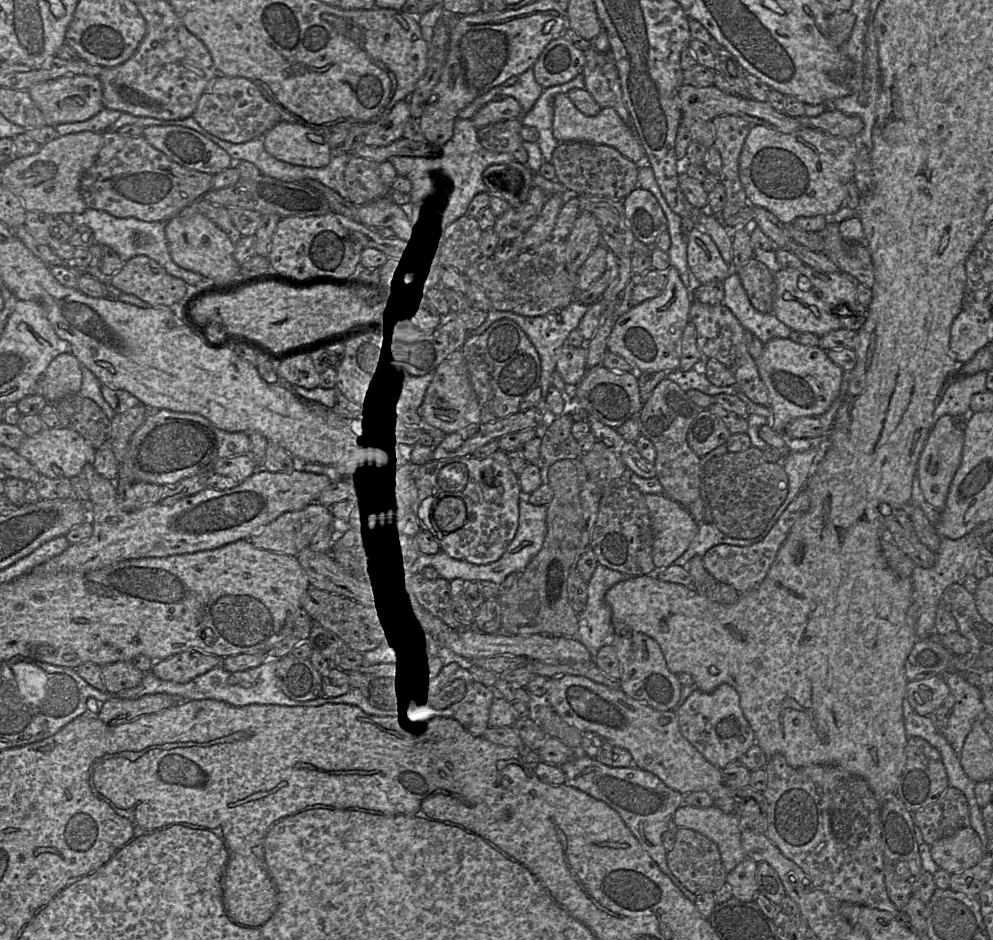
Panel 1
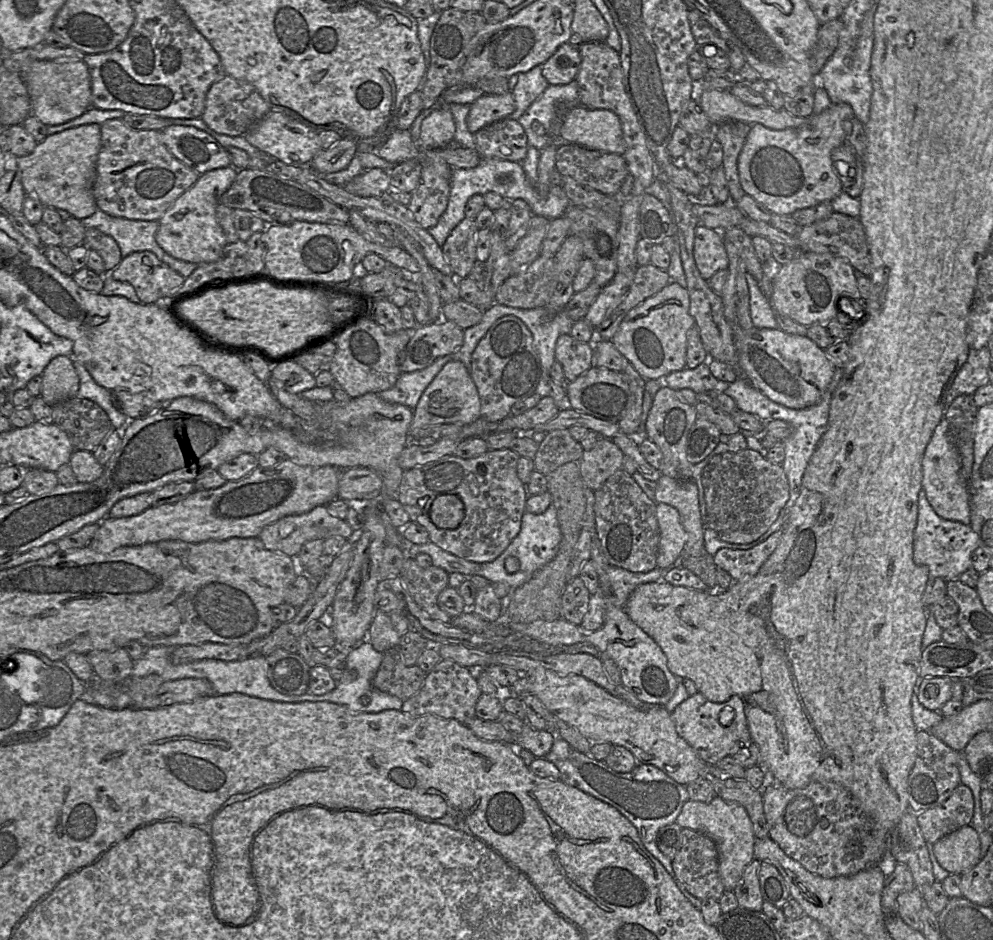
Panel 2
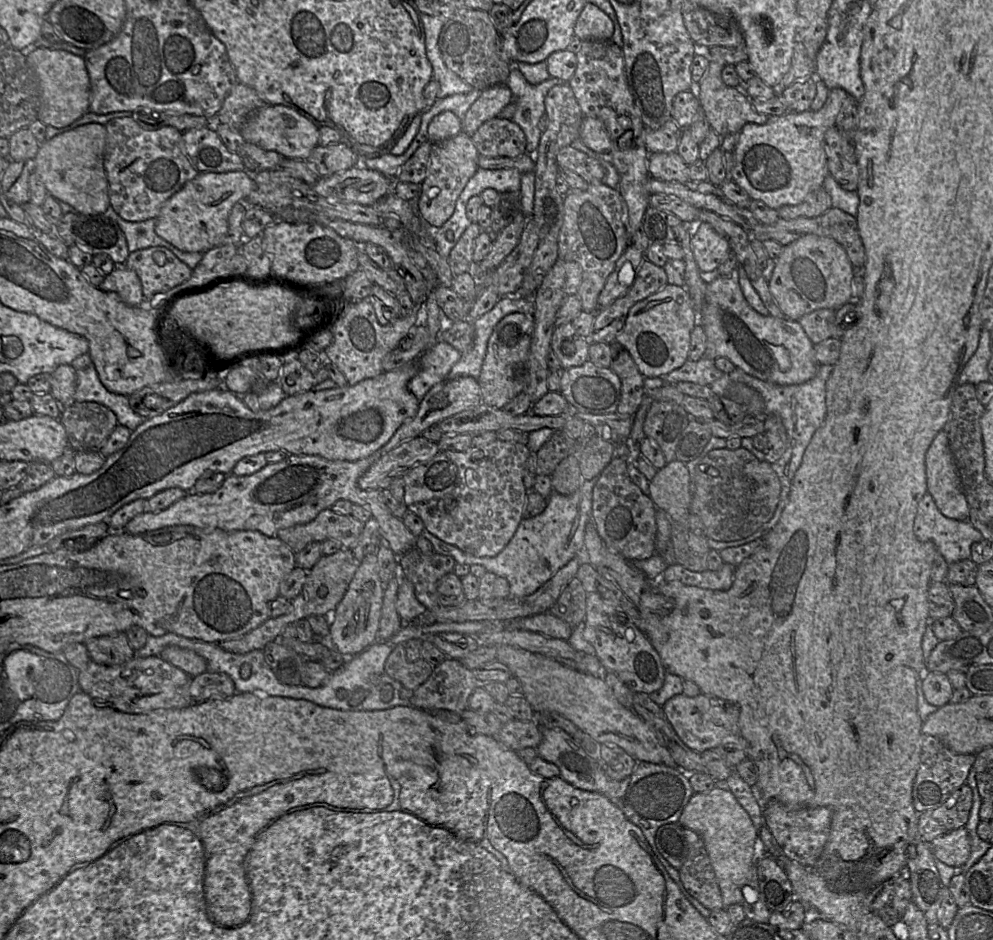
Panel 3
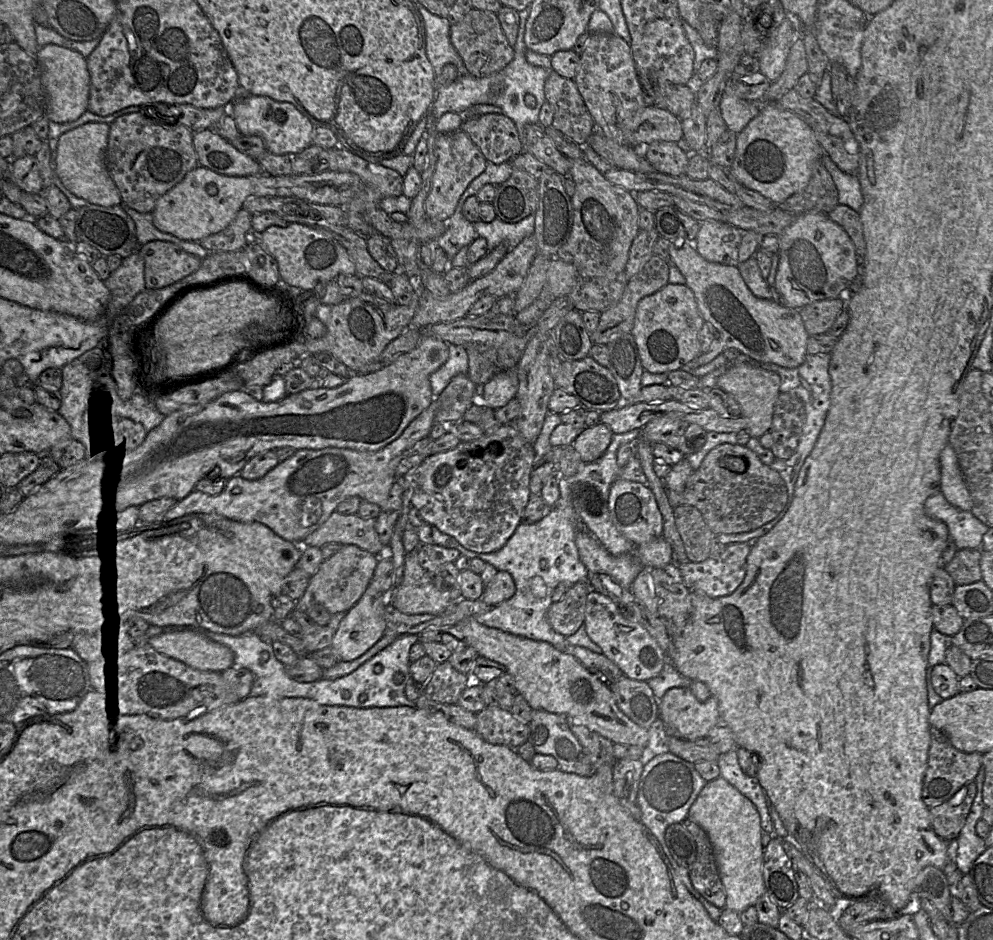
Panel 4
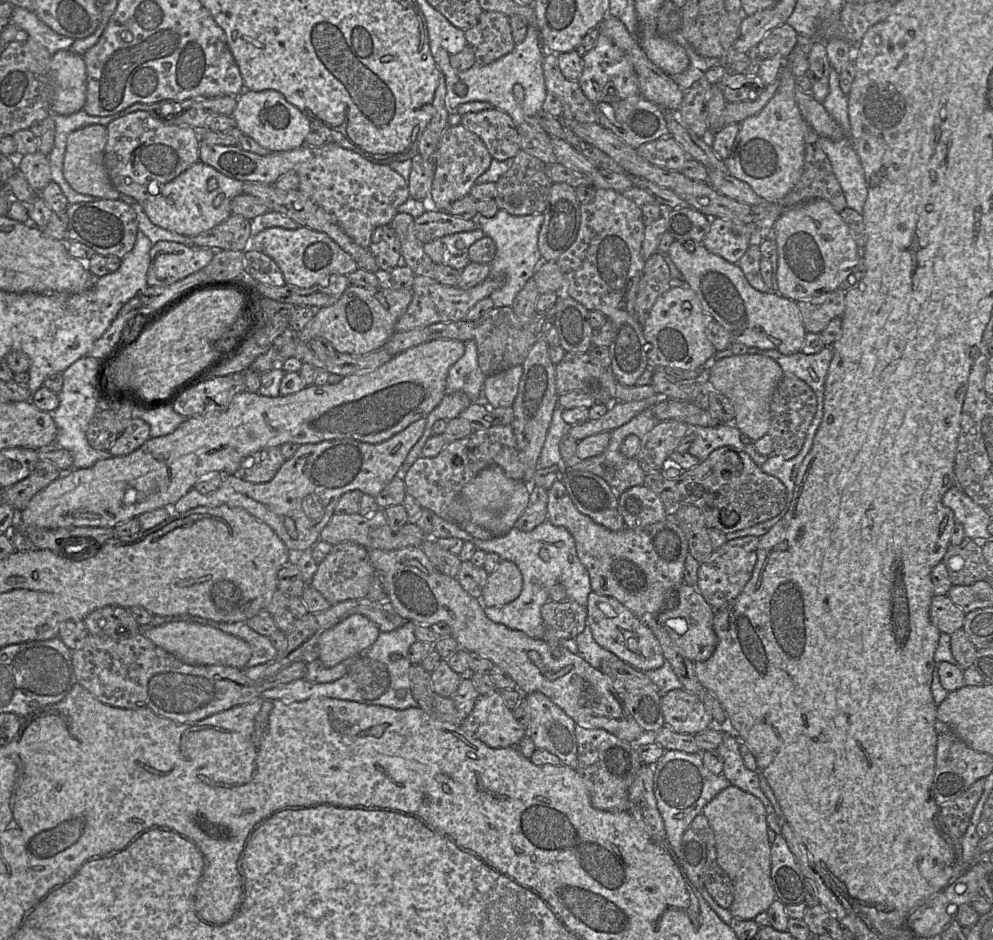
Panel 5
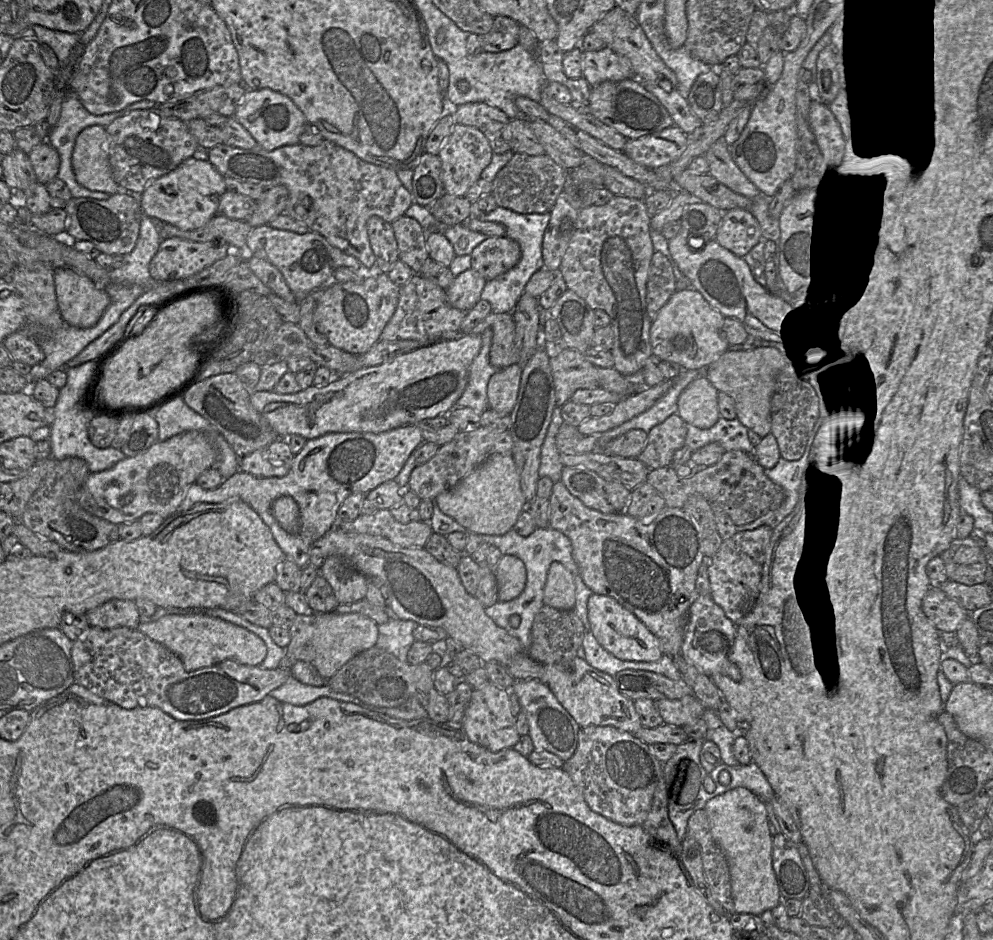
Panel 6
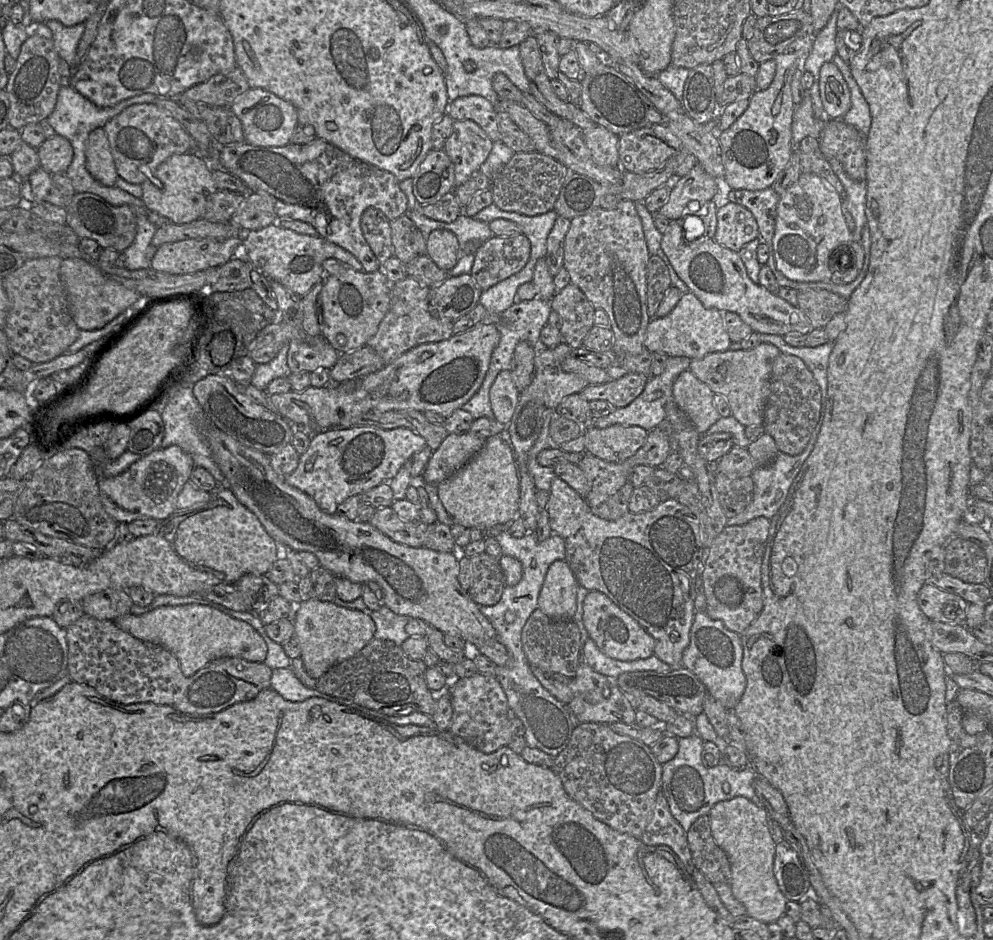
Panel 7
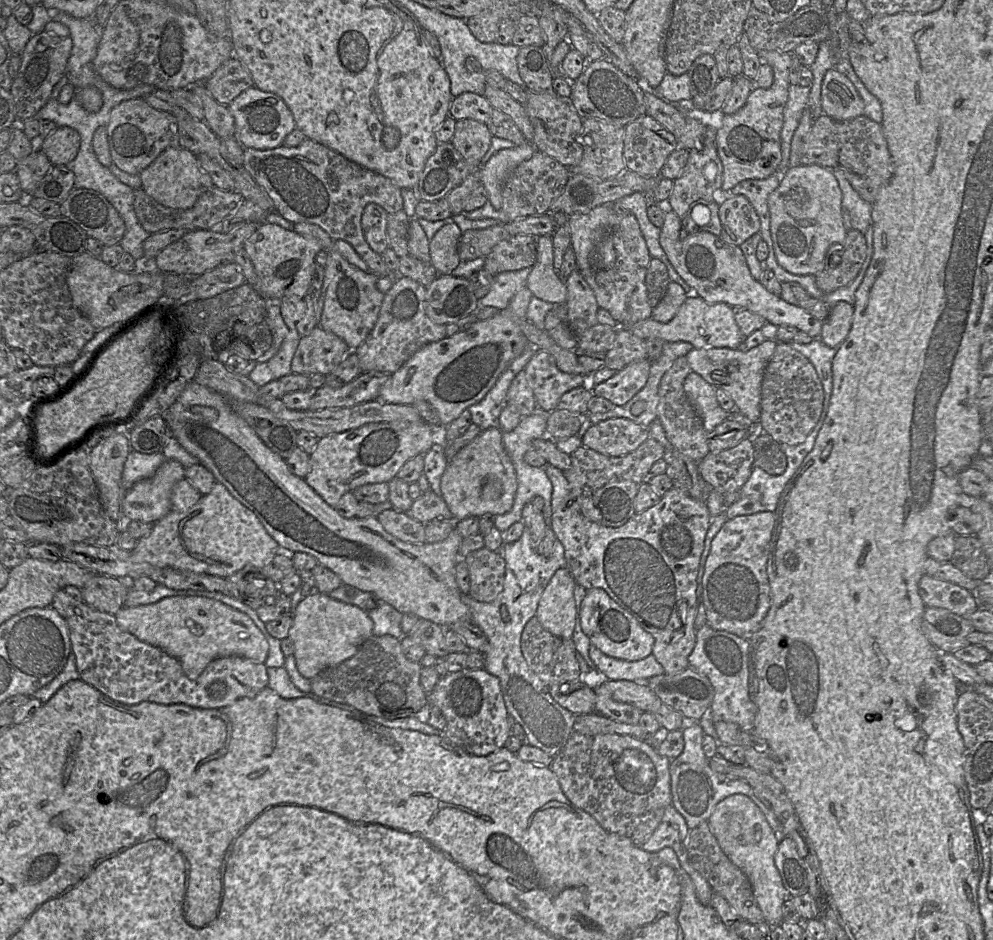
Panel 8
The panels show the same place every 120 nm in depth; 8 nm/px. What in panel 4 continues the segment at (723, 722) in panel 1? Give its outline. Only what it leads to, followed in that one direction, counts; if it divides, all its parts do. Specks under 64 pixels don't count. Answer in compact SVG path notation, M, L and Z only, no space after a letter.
M689 687L667 690L659 700L659 715L668 733L691 741L706 738L720 724L717 699L699 701Z

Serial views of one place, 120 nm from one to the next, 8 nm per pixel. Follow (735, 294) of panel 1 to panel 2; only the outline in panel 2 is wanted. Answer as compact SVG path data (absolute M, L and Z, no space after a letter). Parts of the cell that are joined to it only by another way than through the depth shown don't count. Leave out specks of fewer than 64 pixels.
M748 273L745 275L749 289L750 318L755 328L778 328L776 312L767 298L761 291L758 281Z

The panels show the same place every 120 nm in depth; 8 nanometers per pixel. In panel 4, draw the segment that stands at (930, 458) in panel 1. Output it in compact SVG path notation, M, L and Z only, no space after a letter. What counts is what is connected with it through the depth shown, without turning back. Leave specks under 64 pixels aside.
M950 446L942 450L939 458L941 470L941 493L954 507L962 511L971 511L972 499L968 491L957 456Z

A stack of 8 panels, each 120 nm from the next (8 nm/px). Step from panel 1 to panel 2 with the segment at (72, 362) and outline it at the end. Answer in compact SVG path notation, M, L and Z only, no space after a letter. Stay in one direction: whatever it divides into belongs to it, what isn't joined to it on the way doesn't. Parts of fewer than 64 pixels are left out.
M70 356L53 358L41 374L42 386L40 397L49 405L76 397L80 379Z

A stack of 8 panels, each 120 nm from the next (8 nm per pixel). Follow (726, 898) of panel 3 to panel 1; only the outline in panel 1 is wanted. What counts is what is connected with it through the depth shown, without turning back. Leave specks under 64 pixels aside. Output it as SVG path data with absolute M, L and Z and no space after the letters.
M683 804L674 813L672 821L678 828L692 829L712 840L719 849L727 873L746 858L741 834L747 827L737 815L727 814L714 805L696 808Z

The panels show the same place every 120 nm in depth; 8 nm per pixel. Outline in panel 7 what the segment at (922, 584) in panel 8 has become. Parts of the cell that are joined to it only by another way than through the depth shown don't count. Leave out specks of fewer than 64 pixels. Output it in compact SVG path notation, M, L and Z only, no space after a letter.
M926 582L917 596L922 612L932 621L948 624L963 624L967 615L968 603L959 595L947 592Z

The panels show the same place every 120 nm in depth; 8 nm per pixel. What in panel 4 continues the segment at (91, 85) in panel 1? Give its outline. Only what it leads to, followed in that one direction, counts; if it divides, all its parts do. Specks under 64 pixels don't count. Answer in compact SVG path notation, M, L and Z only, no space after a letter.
M55 44L41 47L35 57L45 92L45 117L56 123L75 121L88 110L90 74L86 58L75 50Z

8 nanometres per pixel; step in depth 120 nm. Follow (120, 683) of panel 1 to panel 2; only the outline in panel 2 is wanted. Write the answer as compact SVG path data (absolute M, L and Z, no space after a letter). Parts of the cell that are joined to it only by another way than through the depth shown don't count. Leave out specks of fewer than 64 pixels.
M124 648L113 651L94 650L87 655L95 678L100 681L118 684L132 675L134 661Z

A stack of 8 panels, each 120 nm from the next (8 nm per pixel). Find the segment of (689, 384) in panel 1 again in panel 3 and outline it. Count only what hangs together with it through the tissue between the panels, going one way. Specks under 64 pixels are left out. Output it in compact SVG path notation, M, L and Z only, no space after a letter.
M701 358L698 361L687 360L683 366L663 377L666 384L676 385L678 382L692 382L701 386L710 386L725 374L715 366L715 360Z

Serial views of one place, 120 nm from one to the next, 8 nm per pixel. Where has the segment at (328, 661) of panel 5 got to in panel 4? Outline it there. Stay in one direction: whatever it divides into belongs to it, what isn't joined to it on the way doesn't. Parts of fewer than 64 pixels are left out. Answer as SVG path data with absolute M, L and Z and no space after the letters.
M371 581L361 599L349 609L332 638L330 647L339 661L351 661L363 655L372 648L386 632L384 618L387 606L392 604L393 589L381 591L377 582Z

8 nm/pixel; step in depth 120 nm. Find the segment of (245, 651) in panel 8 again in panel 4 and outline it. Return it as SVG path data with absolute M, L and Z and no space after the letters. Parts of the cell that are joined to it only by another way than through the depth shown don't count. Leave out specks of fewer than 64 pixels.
M192 631L162 633L152 637L149 644L159 653L198 670L221 673L234 662L230 648Z

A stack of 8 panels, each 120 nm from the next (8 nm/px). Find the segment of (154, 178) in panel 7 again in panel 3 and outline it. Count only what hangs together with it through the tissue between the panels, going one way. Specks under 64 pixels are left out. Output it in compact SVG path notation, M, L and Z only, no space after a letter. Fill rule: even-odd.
M353 166L331 176L319 177L311 186L329 202L371 206L391 191L392 181L379 171ZM246 169L224 173L198 173L162 204L155 218L155 233L184 252L204 253L218 245L225 245L222 244L222 239L228 231L232 207L239 201L246 201L255 187L253 174Z

